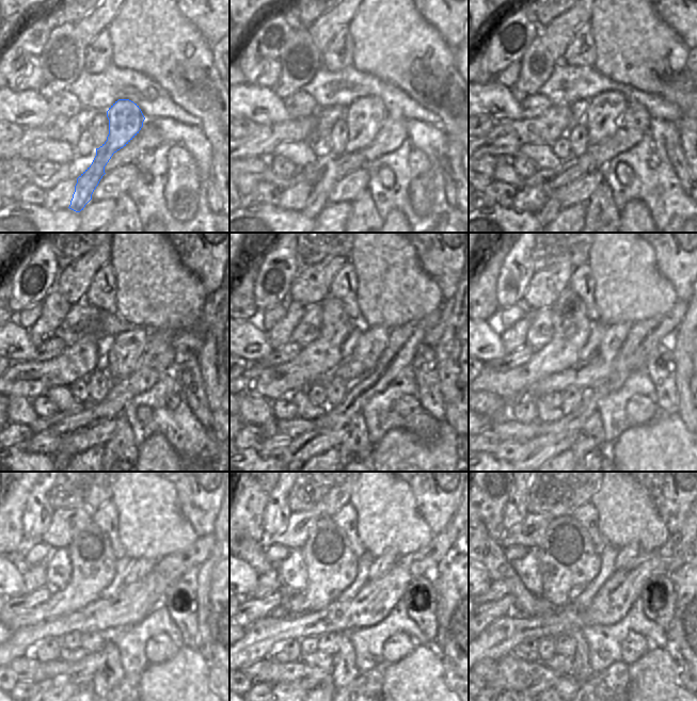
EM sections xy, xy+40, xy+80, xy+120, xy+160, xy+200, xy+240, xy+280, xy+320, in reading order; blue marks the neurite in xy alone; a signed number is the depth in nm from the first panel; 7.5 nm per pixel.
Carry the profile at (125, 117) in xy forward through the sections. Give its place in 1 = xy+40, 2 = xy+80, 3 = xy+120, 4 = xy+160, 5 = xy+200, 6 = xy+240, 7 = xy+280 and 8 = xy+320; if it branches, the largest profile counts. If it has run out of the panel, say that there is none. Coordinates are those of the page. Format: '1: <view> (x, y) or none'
1: xy+40 (364, 116)
2: xy+80 (604, 111)
3: xy+120 (122, 360)
4: xy+160 (370, 345)
5: xy+200 (614, 337)
6: xy+240 (140, 568)
7: xy+280 (380, 564)
8: xy+320 (627, 554)

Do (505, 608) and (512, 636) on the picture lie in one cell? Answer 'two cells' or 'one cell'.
two cells

